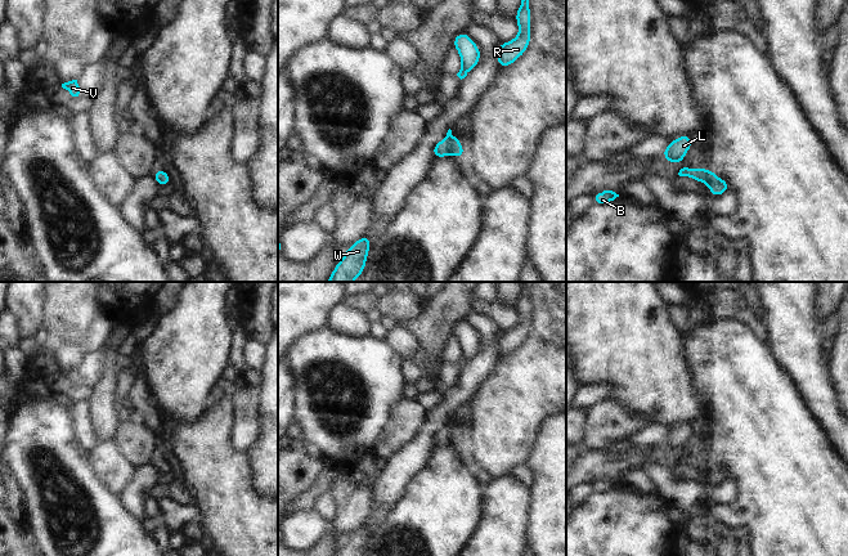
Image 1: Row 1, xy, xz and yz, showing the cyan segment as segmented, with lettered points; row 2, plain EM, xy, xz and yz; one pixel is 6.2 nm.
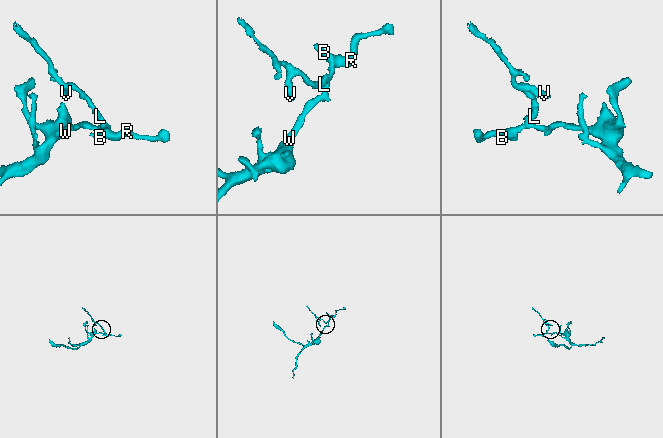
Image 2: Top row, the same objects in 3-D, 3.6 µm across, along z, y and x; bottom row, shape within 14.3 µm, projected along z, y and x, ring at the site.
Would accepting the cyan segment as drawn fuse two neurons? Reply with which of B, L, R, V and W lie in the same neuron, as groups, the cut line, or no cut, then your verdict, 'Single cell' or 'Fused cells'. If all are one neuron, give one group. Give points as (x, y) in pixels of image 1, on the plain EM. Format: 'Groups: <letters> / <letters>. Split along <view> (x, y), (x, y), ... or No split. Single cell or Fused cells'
Groups: B L R V / W. Split along xz (445, 425), (452, 442). Fused cells.

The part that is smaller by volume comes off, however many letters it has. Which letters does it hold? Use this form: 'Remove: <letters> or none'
Remove: B, L, R, V

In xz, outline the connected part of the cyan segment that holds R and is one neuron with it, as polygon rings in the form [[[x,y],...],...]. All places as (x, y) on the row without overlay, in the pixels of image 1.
[[[526,282],[517,297],[515,309],[519,314],[519,323],[508,331],[502,331],[497,337],[497,350],[501,357],[511,354],[529,336],[530,332],[530,292],[529,282]]]

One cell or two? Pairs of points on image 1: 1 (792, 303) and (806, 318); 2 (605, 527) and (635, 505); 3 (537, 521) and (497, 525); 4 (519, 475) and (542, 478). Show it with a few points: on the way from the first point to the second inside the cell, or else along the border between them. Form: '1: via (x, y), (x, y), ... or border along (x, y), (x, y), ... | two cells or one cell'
1: via (794, 306), (802, 314) | one cell
2: via (613, 527), (627, 512) | one cell
3: border along (530, 493), (530, 507), (525, 529), (526, 542) | two cells
4: border along (524, 462), (532, 474), (529, 488) | two cells

